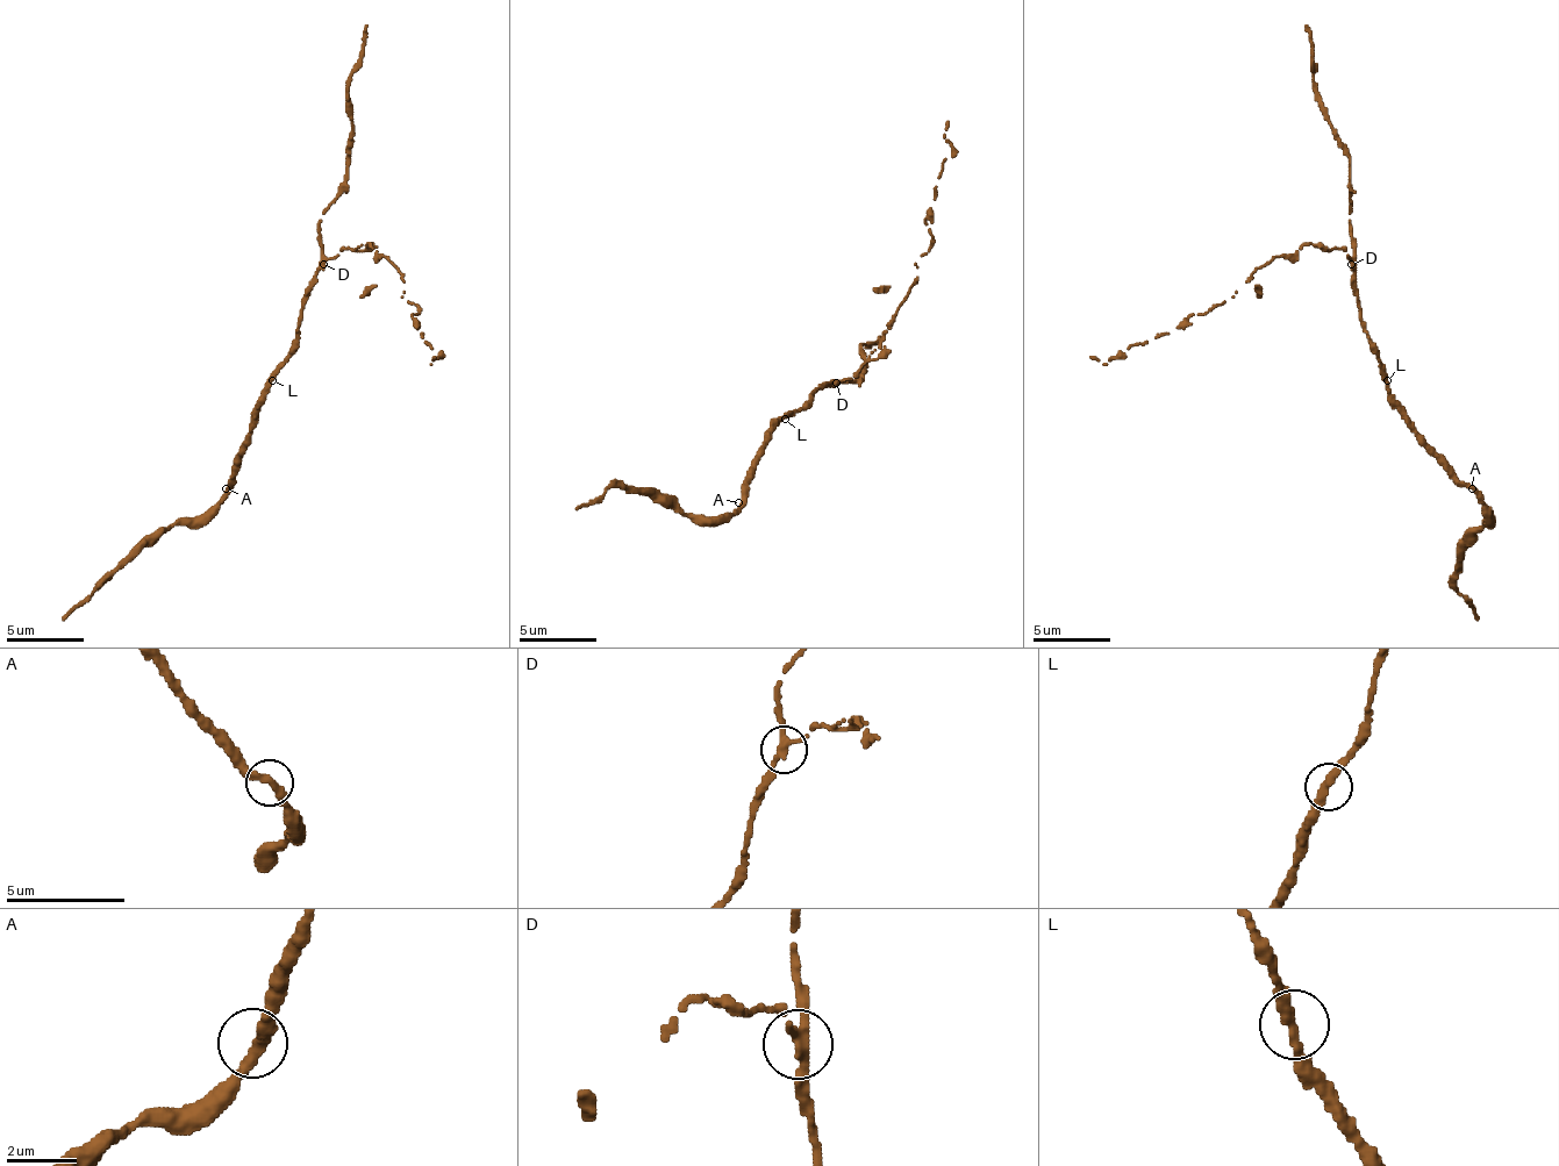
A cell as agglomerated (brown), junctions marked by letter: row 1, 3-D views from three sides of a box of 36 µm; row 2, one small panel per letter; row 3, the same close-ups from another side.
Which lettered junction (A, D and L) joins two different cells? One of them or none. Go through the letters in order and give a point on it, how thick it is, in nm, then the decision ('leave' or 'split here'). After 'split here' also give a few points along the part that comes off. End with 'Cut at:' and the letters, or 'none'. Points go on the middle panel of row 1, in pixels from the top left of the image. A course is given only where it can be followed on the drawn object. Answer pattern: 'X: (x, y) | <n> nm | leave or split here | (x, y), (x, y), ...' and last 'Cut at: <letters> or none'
A: (738, 502) | 340 nm | leave
D: (836, 383) | 340 nm | split here | (835, 384), (855, 376), (881, 341), (931, 244), (924, 217), (951, 156), (943, 137), (946, 121)
L: (785, 419) | 320 nm | leave
Cut at: D

